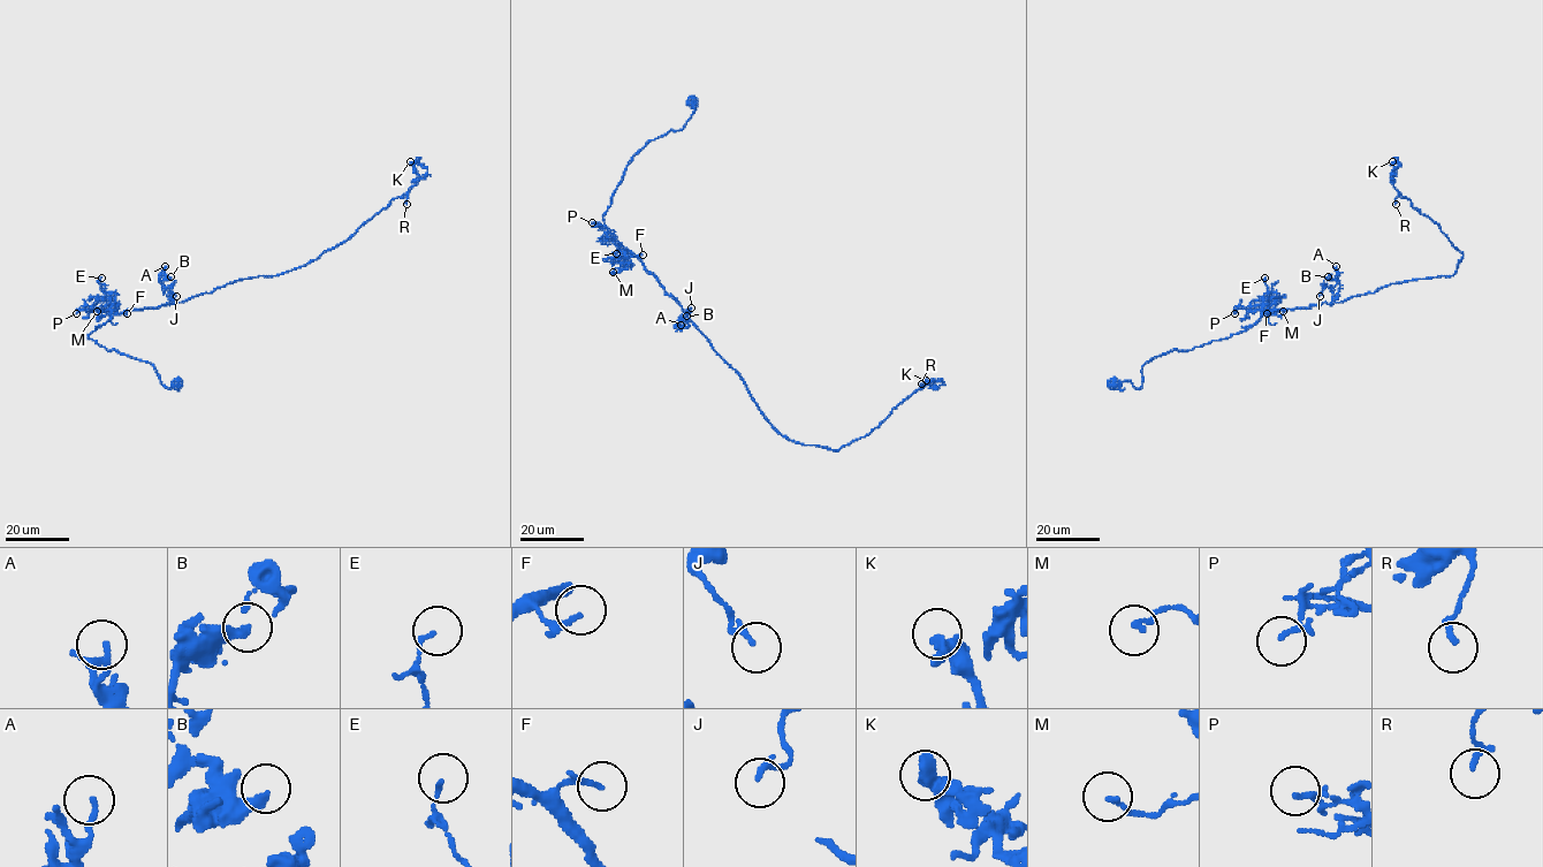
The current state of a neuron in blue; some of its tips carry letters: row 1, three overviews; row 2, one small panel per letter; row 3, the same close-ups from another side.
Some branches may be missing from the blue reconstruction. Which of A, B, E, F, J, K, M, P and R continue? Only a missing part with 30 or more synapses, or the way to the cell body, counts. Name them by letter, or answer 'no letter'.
no letter

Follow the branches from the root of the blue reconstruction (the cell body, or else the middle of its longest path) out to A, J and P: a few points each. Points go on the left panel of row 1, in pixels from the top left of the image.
A: (177, 383), (165, 387), (150, 363), (109, 351), (88, 336), (127, 309), (172, 304), (160, 281), (165, 266)
J: (177, 383), (165, 387), (150, 363), (109, 351), (88, 336), (127, 309), (172, 304), (162, 283), (176, 296)
P: (177, 383), (165, 387), (150, 363), (109, 351), (88, 336), (111, 318), (109, 304), (76, 313)

